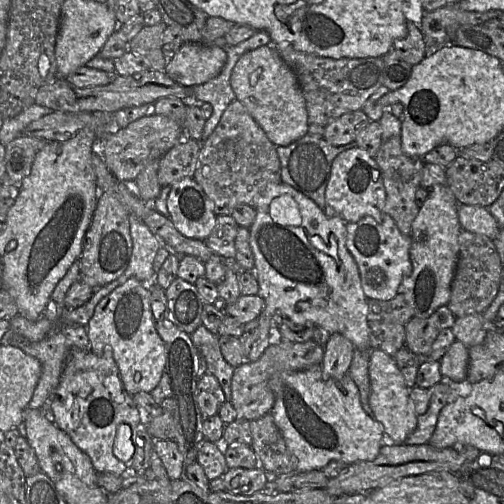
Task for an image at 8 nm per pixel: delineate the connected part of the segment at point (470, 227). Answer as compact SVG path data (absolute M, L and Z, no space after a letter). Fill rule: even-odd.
M459 204L458 218L462 229L494 240L499 233L497 220L488 208Z

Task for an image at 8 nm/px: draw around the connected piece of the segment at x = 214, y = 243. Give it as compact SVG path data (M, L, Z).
M217 215L216 225L205 239L205 244L222 258L233 259L236 255L235 238L239 225L231 215Z

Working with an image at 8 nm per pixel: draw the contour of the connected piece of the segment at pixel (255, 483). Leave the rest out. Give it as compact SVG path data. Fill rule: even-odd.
M261 467L228 468L222 478L225 490L233 494L252 495L268 487L269 476Z

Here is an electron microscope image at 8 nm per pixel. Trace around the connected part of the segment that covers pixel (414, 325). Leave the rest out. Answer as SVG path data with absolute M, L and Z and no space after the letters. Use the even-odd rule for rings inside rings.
M448 305L439 307L428 318L412 318L406 328L405 346L419 357L428 357L440 332L452 328L456 316Z

